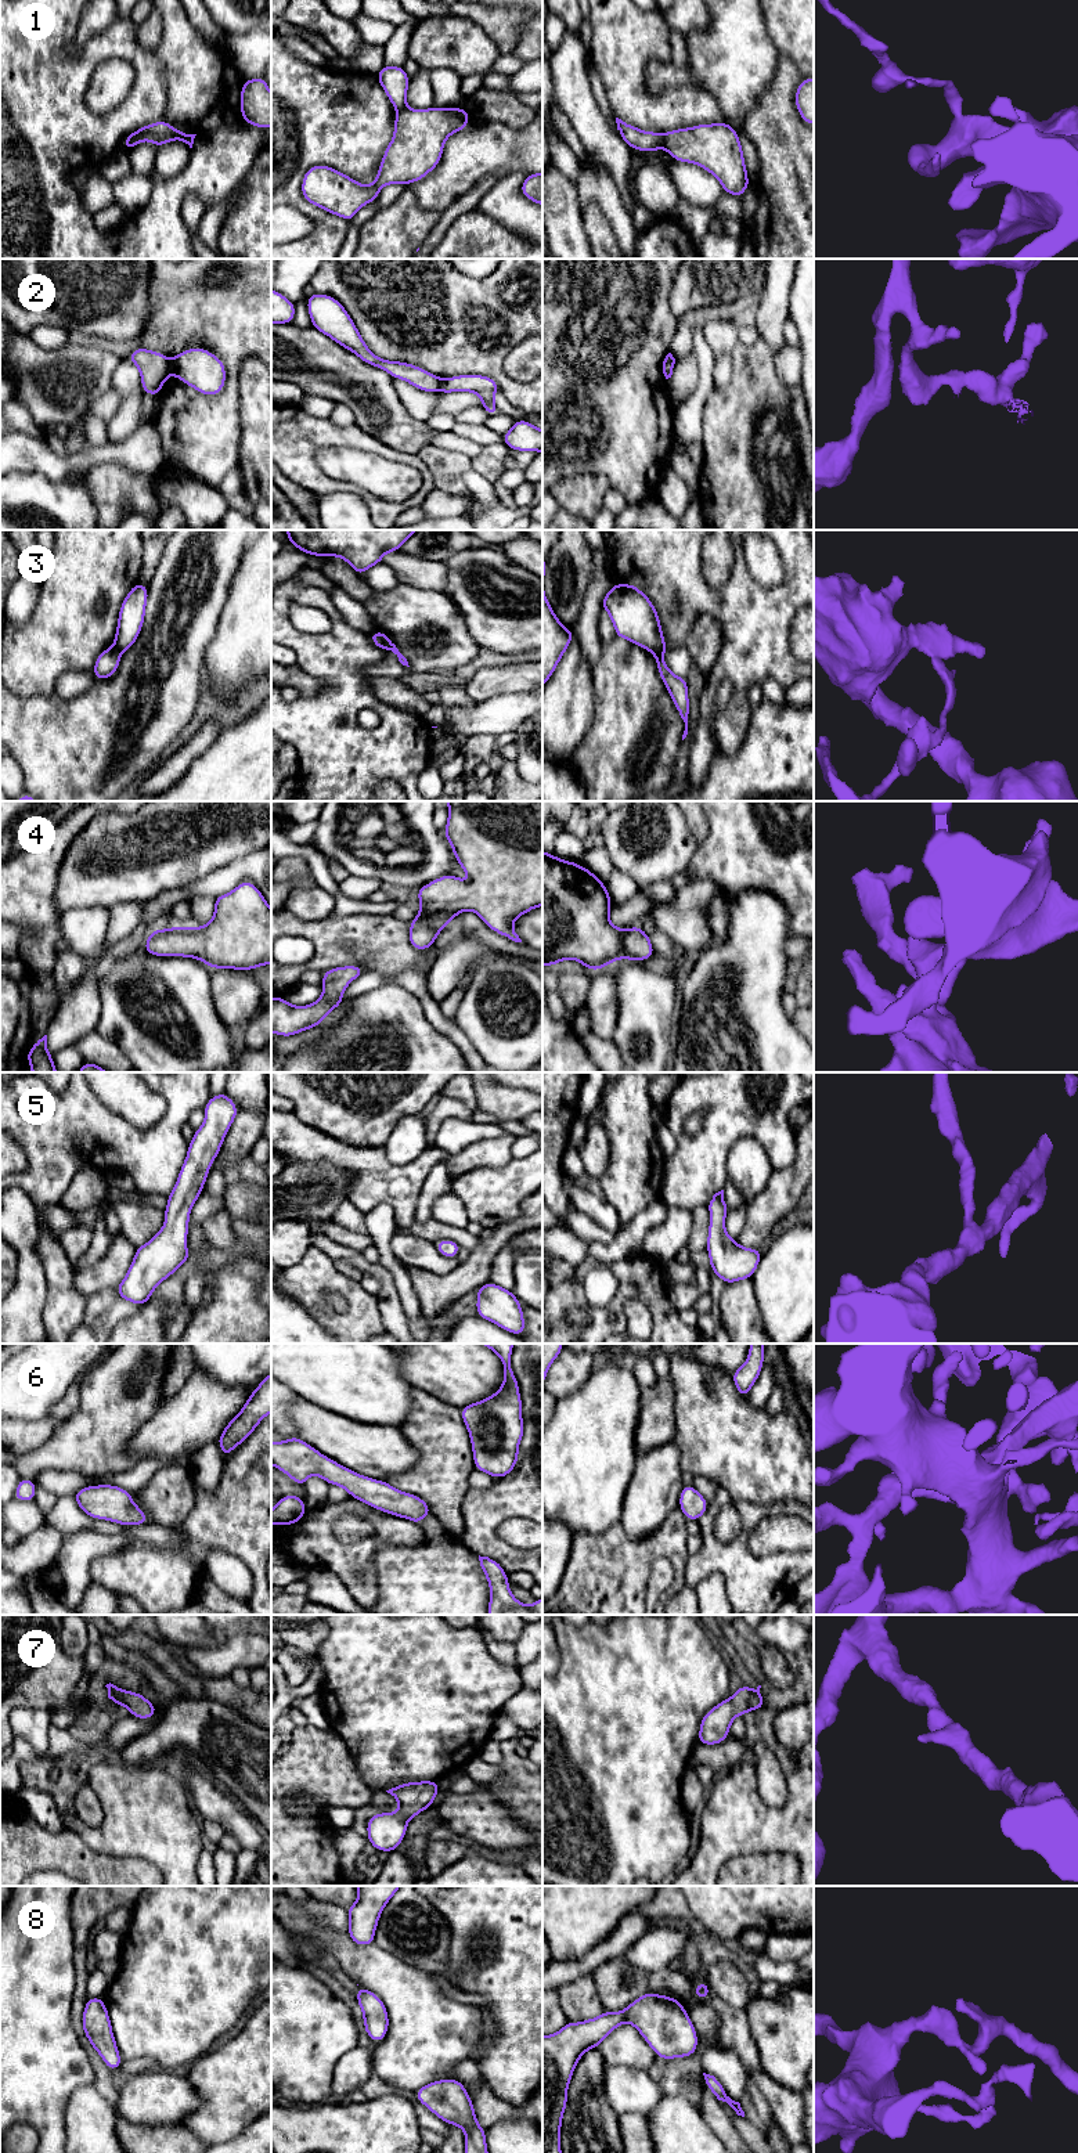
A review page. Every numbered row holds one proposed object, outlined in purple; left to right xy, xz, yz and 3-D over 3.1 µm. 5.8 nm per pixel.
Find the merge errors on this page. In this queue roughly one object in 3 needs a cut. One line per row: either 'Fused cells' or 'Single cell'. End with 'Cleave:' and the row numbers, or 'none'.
1: Fused cells
2: Fused cells
3: Fused cells
4: Single cell
5: Single cell
6: Single cell
7: Single cell
8: Single cell
Cleave: 1, 2, 3

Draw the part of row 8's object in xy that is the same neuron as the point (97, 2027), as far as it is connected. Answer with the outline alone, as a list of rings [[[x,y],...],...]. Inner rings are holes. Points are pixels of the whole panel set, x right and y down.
[[[87,1998],[82,2026],[89,2042],[100,2053],[107,2067],[111,2071],[119,2069],[123,2060],[118,2052],[104,1998]]]

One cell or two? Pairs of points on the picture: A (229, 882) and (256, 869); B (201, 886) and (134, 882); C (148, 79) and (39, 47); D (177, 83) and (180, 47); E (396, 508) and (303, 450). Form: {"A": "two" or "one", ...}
{"A": "one", "B": "two", "C": "one", "D": "one", "E": "one"}

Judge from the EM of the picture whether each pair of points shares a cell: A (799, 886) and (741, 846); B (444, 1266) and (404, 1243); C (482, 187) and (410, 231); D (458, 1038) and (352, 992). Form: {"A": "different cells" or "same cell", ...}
{"A": "same cell", "B": "same cell", "C": "different cells", "D": "same cell"}

